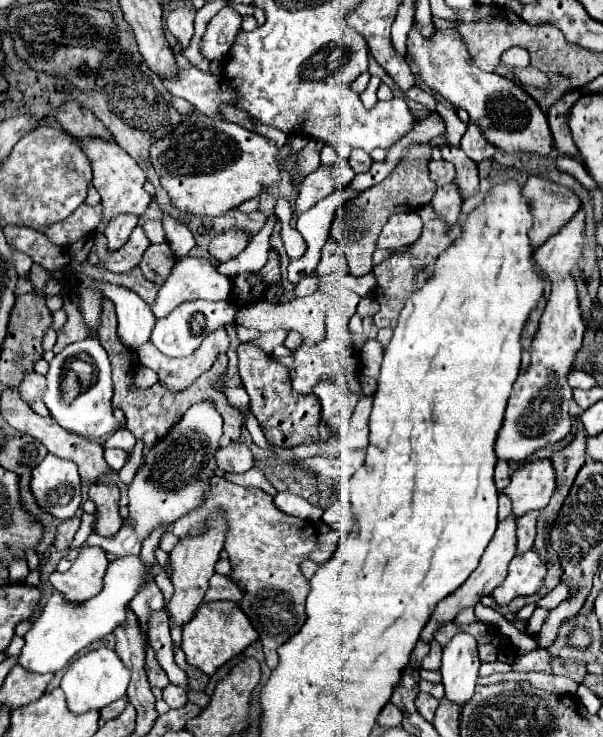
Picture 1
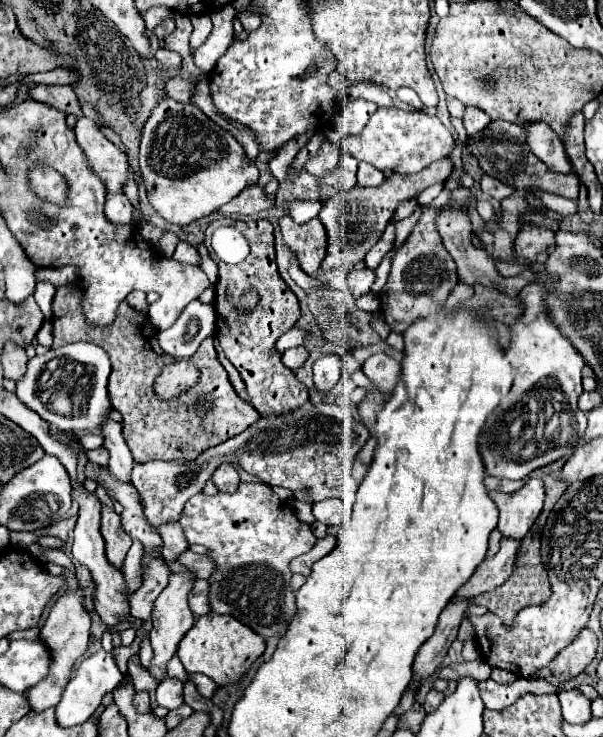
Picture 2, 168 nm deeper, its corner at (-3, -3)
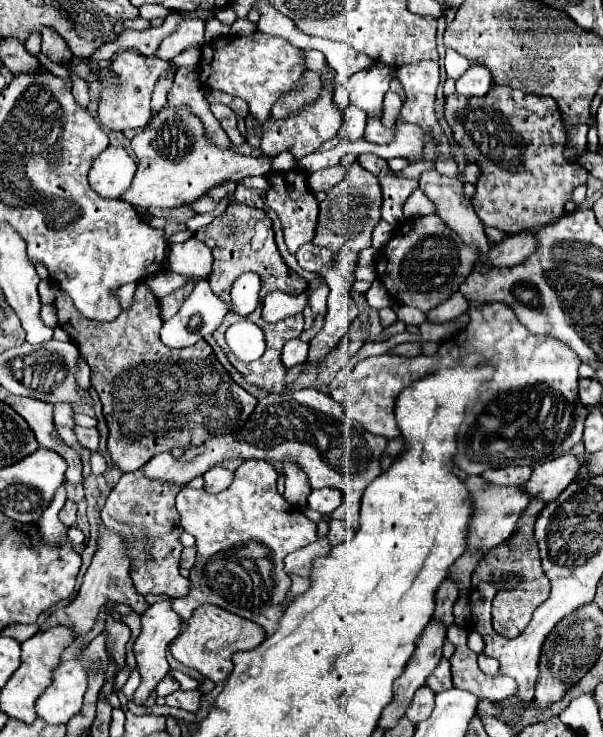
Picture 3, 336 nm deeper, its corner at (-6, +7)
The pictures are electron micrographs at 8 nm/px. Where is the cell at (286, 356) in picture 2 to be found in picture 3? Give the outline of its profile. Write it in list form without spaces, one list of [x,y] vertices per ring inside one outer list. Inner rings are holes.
[[[291,339],[289,343],[283,345],[283,351],[281,351],[281,361],[285,365],[285,369],[289,367],[295,367],[299,363],[305,363],[307,359],[307,343],[301,341],[301,339]]]

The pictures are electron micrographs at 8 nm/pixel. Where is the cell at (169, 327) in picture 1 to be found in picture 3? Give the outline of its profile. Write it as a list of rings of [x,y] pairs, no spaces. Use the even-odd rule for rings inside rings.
[[[199,281],[177,315],[163,323],[161,341],[171,349],[195,345],[195,341],[211,335],[221,325],[227,311],[229,305],[211,291],[209,283]]]

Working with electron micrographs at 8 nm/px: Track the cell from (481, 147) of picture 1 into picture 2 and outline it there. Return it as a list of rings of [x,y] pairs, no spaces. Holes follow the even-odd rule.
[[[466,107],[466,115],[464,115],[464,127],[468,131],[468,135],[476,135],[480,131],[484,131],[490,123],[490,117],[478,109],[478,107]]]

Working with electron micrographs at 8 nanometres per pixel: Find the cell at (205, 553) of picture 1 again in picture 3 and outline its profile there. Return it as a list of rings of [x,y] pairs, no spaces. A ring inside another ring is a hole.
[[[159,601],[151,605],[143,615],[141,615],[141,633],[133,643],[135,659],[137,659],[137,669],[141,673],[141,683],[137,691],[133,693],[133,703],[145,705],[149,693],[157,687],[157,683],[169,673],[169,663],[165,659],[165,649],[167,645],[181,633],[181,617],[171,609],[171,601]]]

